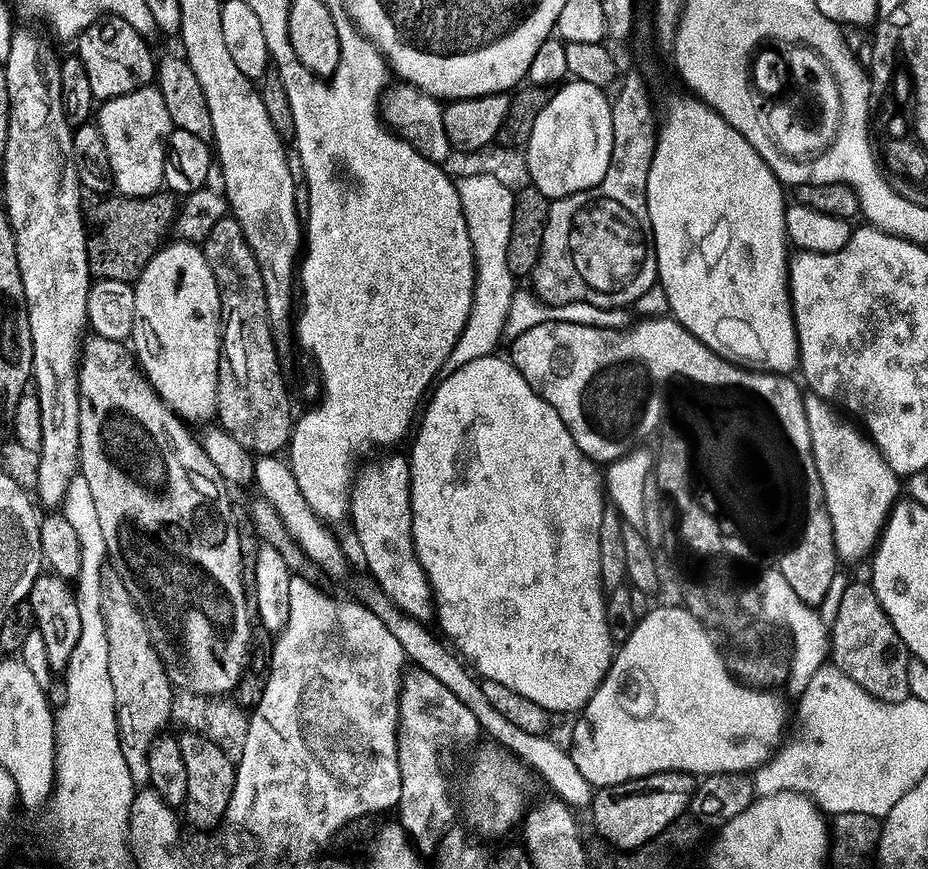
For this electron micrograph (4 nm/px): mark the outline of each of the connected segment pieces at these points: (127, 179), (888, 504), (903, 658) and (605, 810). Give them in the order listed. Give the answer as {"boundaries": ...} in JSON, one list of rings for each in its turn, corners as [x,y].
{"boundaries":[[[[159,87],[136,88],[130,94],[115,96],[113,100],[105,100],[99,105],[94,116],[95,123],[101,132],[108,155],[111,183],[121,197],[153,196],[161,191],[164,182],[164,145],[168,143],[168,135],[172,132],[170,110],[166,110],[166,102],[162,102]]],[[[808,394],[804,398],[804,409],[806,440],[820,475],[820,491],[830,514],[837,557],[841,561],[860,560],[865,555],[865,559],[875,549],[884,521],[901,495],[901,481],[859,427],[851,428],[831,412],[829,401]]],[[[871,583],[848,584],[840,592],[840,601],[836,604],[836,617],[832,620],[832,660],[835,667],[845,672],[855,684],[862,686],[874,698],[885,700],[888,704],[897,704],[909,699],[908,692],[908,647],[898,638],[898,630],[890,622],[886,610],[878,602]]],[[[655,772],[621,784],[596,788],[590,805],[592,824],[602,839],[613,844],[613,849],[643,849],[651,845],[648,844],[651,840],[658,839],[664,831],[667,833],[673,827],[671,824],[683,812],[689,811],[697,783],[697,777],[687,772]]]]}

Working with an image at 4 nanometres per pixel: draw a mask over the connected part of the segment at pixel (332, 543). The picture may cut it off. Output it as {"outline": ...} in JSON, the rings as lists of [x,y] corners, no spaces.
{"outline":[[[277,455],[259,456],[254,461],[255,476],[254,486],[258,488],[259,497],[274,506],[280,516],[285,533],[292,535],[292,540],[325,572],[328,576],[333,576],[336,580],[344,580],[348,576],[348,560],[344,557],[344,552],[340,549],[338,541],[332,537],[332,532],[316,516],[317,511],[306,502],[297,480],[292,474],[292,469],[287,461]]]}

